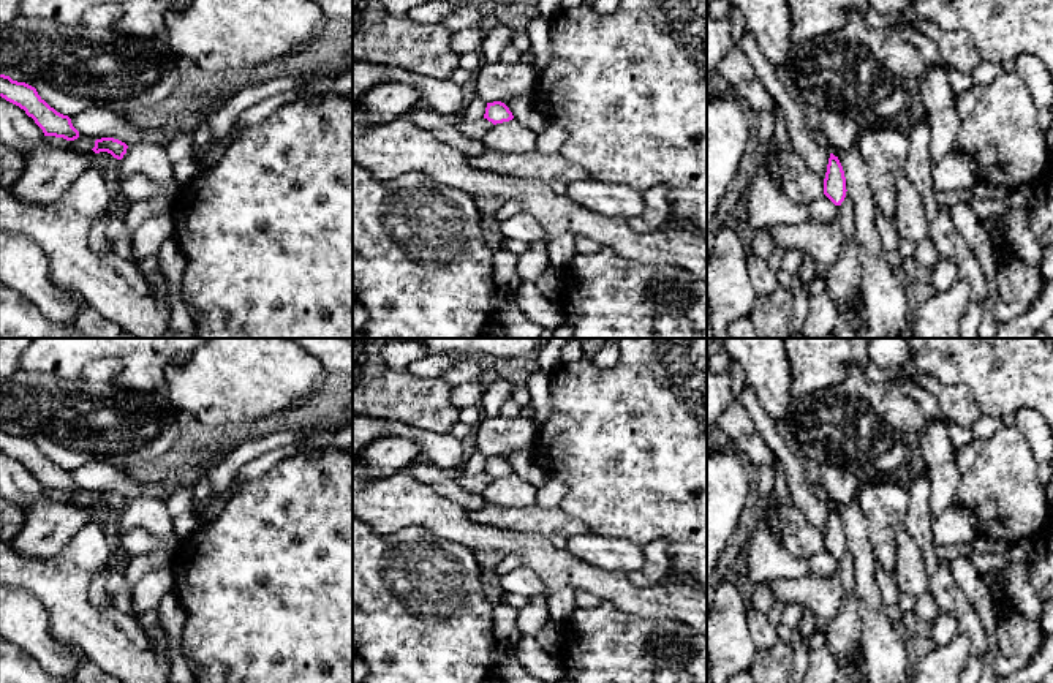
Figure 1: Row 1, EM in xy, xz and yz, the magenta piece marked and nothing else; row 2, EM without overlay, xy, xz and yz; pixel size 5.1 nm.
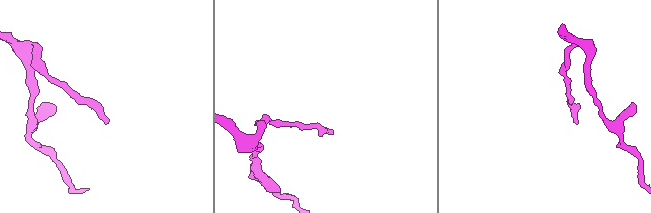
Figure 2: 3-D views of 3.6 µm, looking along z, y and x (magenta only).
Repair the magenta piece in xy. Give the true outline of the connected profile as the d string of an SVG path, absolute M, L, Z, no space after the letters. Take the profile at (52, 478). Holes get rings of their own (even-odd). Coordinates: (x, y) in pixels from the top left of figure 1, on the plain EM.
M0 428L0 451L24 463L43 484L44 490L63 492L66 495L79 492L79 485L73 481L71 473L51 462L35 441Z

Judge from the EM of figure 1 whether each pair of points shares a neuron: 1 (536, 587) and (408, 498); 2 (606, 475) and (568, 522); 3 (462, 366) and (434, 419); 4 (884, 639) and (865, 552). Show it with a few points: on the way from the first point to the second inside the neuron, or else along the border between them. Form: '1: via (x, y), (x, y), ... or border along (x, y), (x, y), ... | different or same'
1: border along (520, 563), (544, 584), (533, 598) | different
2: border along (560, 506), (568, 514), (581, 519), (590, 532) | different
3: border along (441, 377), (452, 388) | different
4: via (873, 617), (865, 590), (865, 574) | same

